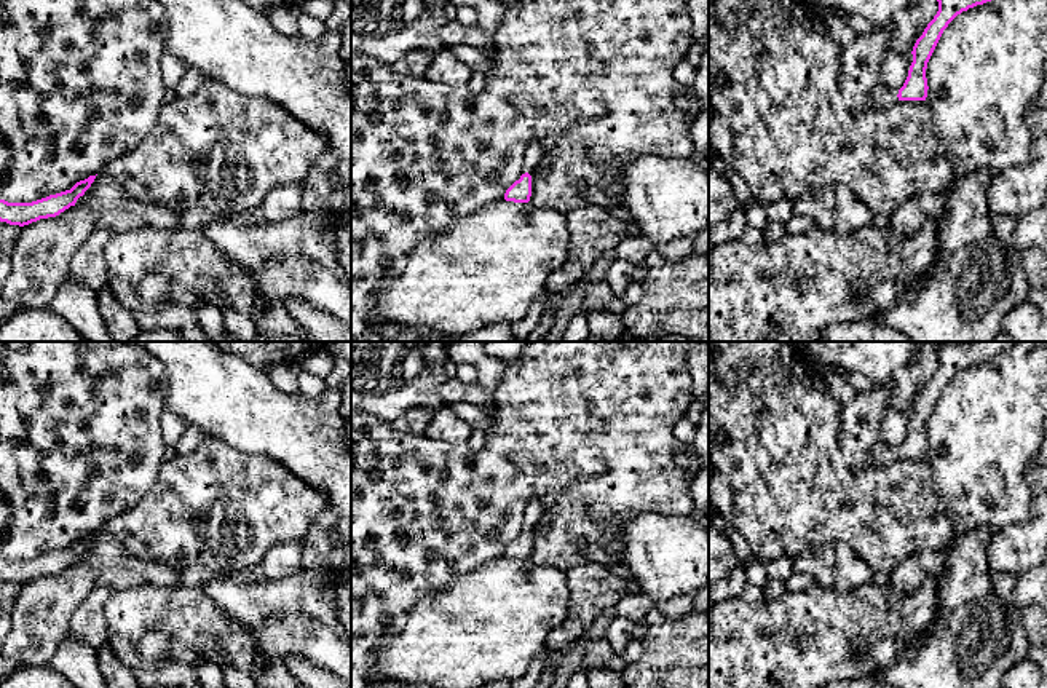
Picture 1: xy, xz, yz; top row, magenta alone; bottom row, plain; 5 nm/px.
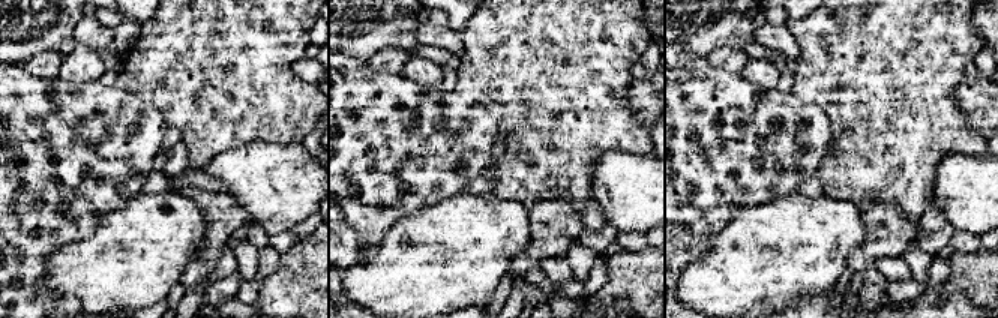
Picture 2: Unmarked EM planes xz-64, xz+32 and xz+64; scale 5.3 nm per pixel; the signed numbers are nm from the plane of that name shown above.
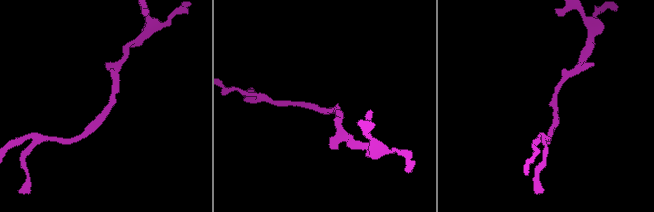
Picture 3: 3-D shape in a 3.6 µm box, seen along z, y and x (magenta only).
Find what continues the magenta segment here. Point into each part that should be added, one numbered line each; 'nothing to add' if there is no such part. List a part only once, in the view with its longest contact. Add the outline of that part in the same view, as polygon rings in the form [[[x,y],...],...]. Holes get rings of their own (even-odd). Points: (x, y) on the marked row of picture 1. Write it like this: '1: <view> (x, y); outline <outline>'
1: yz (881, 96); outline [[[875,86],[870,93],[870,99],[875,109],[886,109],[899,101],[899,89],[889,89],[887,86]],[[899,88],[900,89],[900,88]]]

